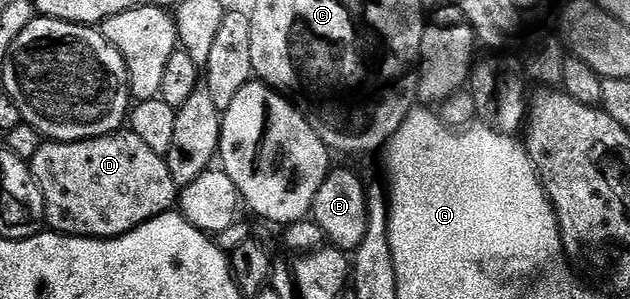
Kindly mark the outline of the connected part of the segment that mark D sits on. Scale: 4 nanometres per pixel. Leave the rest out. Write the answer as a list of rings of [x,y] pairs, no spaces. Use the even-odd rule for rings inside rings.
[[[119,130],[91,140],[77,140],[76,142],[43,142],[40,150],[36,150],[34,157],[28,161],[32,174],[44,194],[44,206],[46,207],[46,224],[55,232],[61,232],[63,236],[86,236],[90,240],[112,240],[116,236],[123,236],[132,230],[139,228],[141,224],[146,224],[152,218],[162,216],[165,212],[171,211],[175,207],[176,201],[180,196],[179,185],[172,182],[172,174],[166,165],[166,158],[156,154],[156,150],[150,149],[149,146],[141,139],[136,138],[136,134],[129,130]]]

